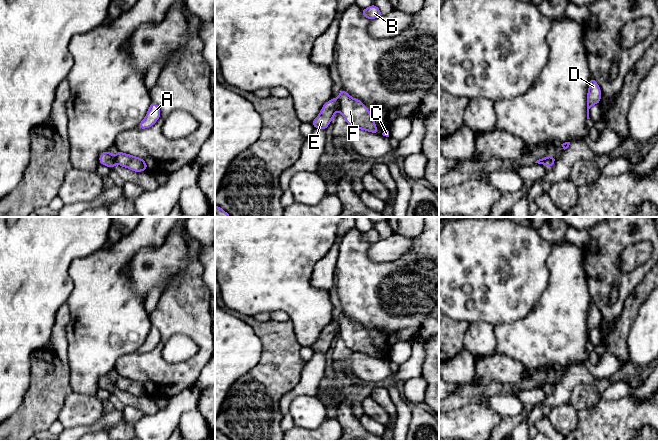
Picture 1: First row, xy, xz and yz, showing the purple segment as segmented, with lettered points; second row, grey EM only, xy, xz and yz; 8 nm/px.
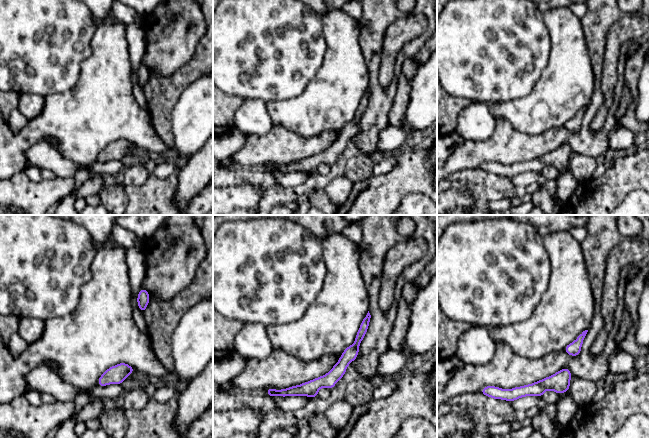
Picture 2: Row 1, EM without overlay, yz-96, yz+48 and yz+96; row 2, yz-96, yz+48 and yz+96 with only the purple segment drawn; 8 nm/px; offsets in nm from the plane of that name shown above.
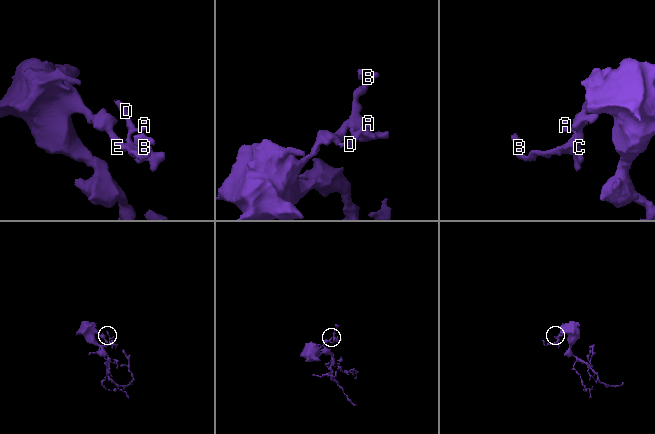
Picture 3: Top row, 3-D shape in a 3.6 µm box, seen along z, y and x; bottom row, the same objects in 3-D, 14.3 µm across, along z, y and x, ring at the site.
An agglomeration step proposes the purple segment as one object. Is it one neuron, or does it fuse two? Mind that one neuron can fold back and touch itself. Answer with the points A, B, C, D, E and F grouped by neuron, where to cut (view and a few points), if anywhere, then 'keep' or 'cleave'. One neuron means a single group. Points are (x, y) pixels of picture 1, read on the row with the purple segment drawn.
A B C D F / E; cut in yz along (554, 159), (547, 158), (543, 163); cleave

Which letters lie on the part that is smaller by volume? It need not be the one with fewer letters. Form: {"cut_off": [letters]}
{"cut_off": ["A", "B", "C", "D", "F"]}

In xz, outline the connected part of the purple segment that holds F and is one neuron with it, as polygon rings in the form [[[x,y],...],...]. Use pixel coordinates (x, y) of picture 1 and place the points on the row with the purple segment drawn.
[[[341,89],[338,101],[338,110],[349,126],[379,134],[373,115],[361,100],[352,98],[345,90]]]

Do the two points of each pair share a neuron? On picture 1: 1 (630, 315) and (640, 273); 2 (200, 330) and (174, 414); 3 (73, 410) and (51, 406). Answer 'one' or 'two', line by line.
1: two
2: two
3: two

